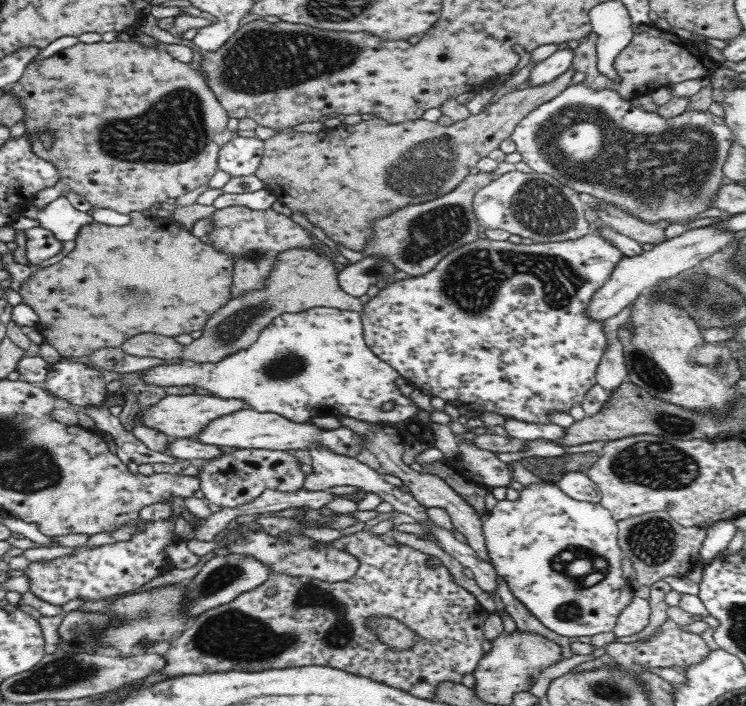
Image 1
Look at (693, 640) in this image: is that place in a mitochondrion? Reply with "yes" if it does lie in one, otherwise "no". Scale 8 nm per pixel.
no

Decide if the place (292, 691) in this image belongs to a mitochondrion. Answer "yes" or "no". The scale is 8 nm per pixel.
no

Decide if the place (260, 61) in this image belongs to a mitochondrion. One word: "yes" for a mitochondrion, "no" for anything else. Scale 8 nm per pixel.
yes

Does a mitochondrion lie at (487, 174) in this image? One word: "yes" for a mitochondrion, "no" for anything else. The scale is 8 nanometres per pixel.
no

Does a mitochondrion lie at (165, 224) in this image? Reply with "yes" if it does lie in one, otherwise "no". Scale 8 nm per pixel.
no

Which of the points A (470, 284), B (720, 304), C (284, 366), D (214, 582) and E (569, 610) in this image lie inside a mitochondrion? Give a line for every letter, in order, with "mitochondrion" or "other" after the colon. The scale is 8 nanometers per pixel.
A: mitochondrion
B: mitochondrion
C: mitochondrion
D: mitochondrion
E: mitochondrion

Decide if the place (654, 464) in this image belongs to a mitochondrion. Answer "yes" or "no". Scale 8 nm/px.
yes

